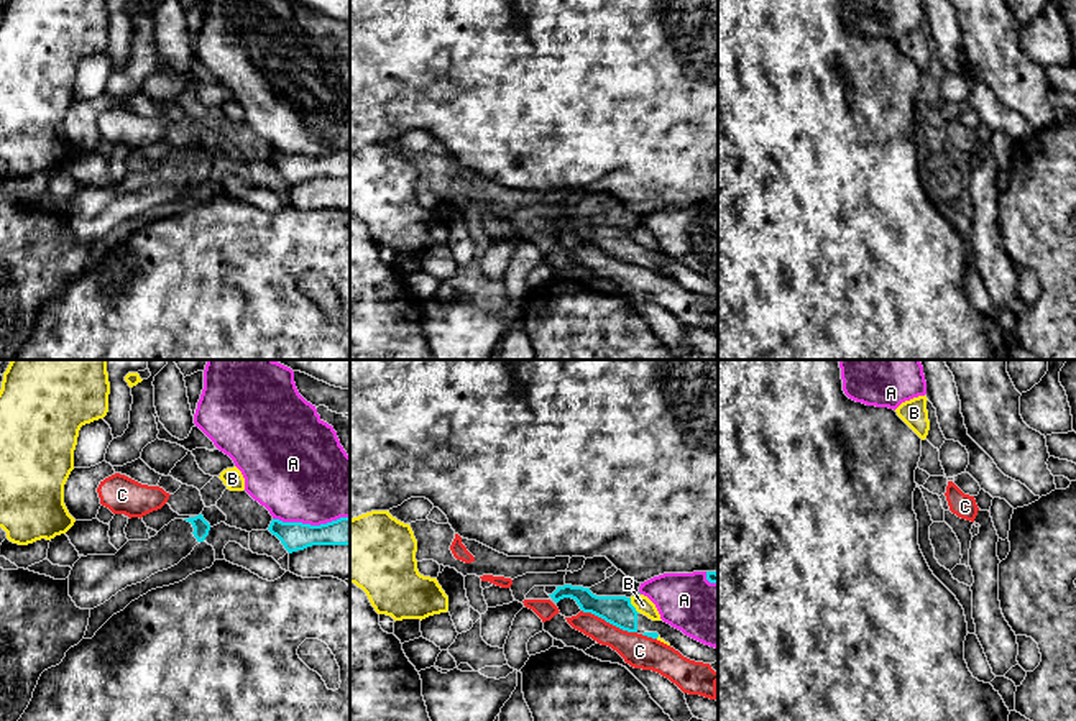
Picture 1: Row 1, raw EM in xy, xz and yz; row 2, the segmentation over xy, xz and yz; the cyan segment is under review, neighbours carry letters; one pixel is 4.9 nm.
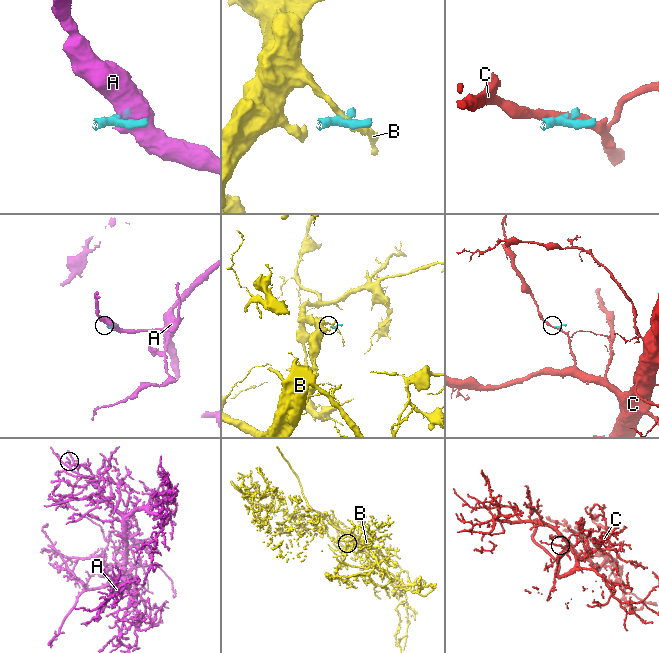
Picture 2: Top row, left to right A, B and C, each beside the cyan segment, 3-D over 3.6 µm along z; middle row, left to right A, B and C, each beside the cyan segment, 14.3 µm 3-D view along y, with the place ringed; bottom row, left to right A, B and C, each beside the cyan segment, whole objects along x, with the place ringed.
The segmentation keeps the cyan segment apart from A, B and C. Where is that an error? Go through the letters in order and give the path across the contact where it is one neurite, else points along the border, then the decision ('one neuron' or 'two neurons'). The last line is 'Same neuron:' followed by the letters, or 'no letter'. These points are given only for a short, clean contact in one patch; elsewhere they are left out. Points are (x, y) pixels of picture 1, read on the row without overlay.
A: two neurons
B: border along xz (629, 230), (638, 245); two neurons
C: border along xz (582, 242), (636, 265); two neurons
Same neuron: no letter

